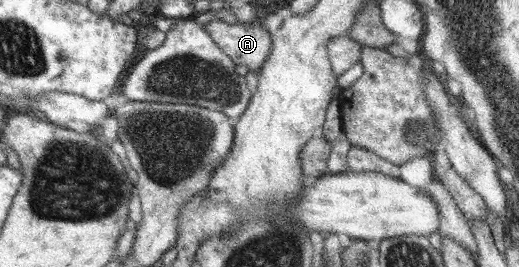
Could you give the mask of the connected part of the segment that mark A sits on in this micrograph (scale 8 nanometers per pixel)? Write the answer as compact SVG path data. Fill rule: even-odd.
M261 19L249 23L230 25L223 21L205 24L211 39L237 64L247 65L249 70L260 70L268 58L272 39L263 28Z

